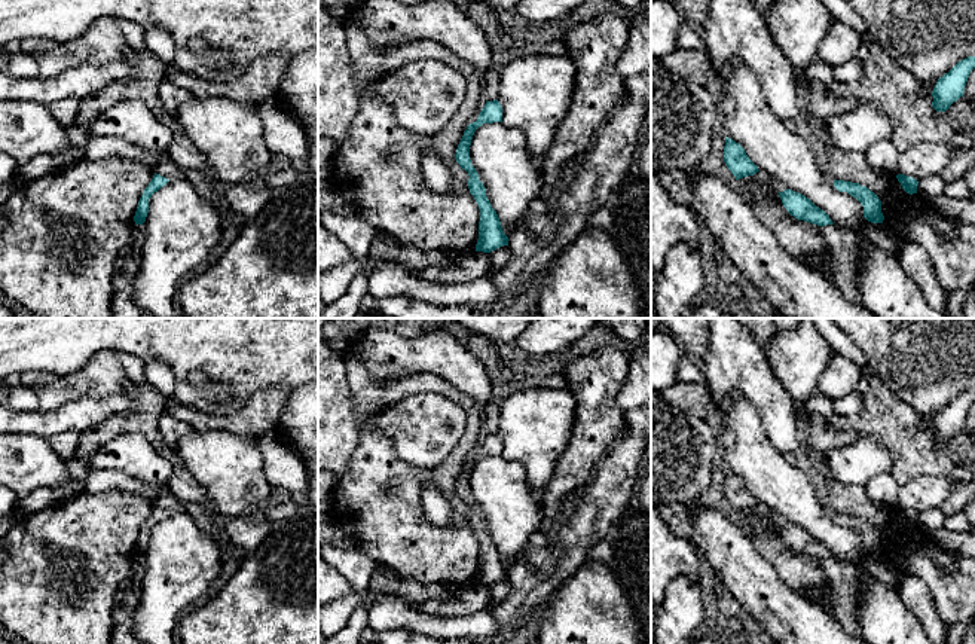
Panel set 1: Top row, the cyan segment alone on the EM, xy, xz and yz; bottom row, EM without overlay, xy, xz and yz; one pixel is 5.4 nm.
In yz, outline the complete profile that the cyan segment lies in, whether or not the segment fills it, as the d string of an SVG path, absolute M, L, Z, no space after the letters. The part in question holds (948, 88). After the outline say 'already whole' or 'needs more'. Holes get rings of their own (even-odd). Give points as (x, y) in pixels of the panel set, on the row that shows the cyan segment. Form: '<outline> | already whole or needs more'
M975 57L959 61L948 73L938 79L932 91L932 107L936 112L945 112L950 106L963 97L965 86L971 71L975 68Z | already whole

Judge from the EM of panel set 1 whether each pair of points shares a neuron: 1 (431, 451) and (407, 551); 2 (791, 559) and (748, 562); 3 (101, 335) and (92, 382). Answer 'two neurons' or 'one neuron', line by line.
1: two neurons
2: two neurons
3: two neurons

